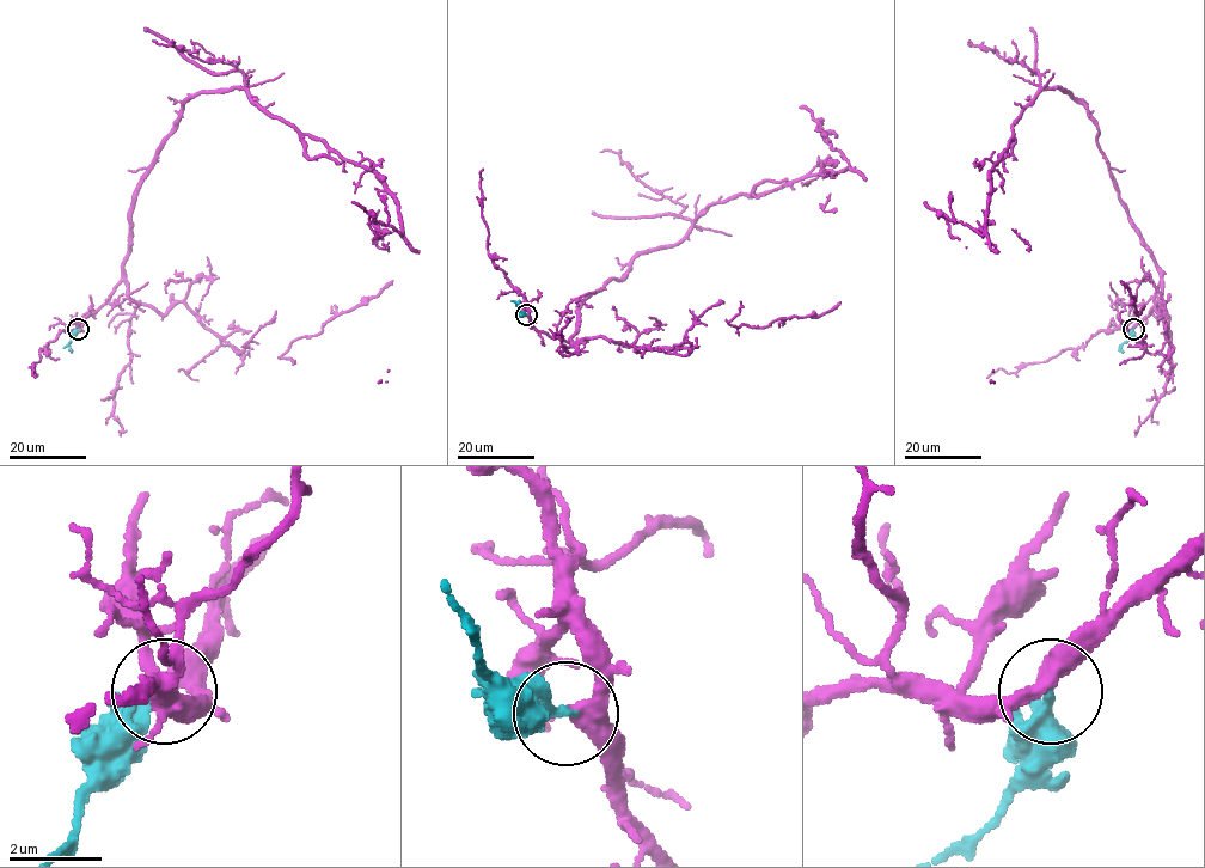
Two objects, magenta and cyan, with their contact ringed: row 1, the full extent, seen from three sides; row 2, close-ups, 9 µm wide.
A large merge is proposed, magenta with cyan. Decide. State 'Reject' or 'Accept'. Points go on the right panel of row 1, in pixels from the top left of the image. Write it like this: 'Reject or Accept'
Accept

